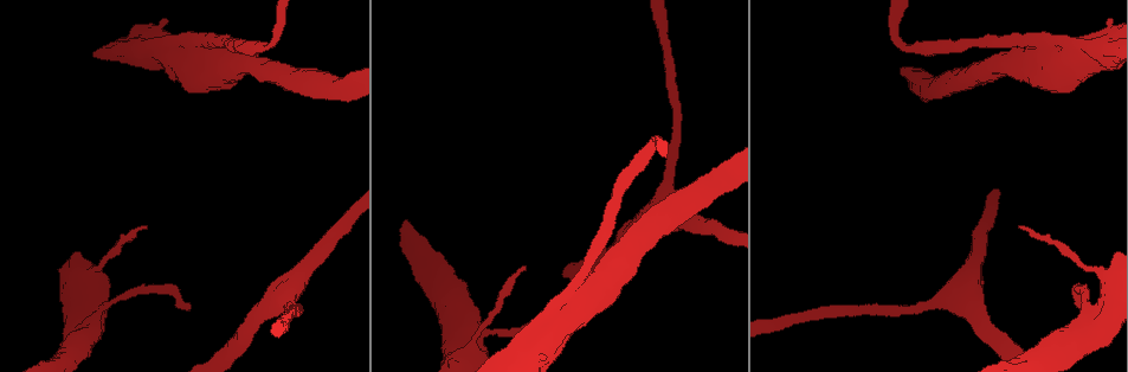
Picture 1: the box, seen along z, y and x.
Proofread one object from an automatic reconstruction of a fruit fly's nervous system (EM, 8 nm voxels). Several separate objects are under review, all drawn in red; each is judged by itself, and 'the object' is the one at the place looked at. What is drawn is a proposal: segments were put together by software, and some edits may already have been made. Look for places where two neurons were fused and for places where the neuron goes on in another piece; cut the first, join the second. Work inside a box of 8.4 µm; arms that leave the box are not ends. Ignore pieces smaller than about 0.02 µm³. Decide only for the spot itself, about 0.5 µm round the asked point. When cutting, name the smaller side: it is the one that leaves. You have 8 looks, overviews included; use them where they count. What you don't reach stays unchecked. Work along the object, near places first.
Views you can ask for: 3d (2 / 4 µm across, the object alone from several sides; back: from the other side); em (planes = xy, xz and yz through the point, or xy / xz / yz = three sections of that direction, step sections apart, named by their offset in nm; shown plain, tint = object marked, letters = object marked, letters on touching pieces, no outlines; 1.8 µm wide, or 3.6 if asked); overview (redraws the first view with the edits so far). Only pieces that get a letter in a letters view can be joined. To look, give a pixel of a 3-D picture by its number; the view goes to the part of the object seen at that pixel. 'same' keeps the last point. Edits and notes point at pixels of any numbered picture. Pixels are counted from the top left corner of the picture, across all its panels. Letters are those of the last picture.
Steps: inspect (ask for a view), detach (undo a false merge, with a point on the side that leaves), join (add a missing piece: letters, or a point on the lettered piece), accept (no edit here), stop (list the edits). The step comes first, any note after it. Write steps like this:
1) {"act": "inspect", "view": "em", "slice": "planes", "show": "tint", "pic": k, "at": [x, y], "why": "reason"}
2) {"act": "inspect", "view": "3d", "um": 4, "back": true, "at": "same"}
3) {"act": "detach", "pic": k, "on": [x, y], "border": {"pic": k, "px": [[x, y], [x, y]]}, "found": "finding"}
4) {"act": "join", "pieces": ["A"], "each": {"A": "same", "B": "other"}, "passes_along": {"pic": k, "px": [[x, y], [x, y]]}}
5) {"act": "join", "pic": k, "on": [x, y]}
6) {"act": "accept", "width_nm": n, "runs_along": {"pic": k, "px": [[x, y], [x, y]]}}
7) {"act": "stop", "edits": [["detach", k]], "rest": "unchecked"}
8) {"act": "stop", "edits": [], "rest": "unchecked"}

{"act": "inspect", "view": "em", "um": 3.6, "slice": "yz", "step": 16, "show": "plain", "pic": 1, "at": [1039, 51], "why": "calibre changes"}

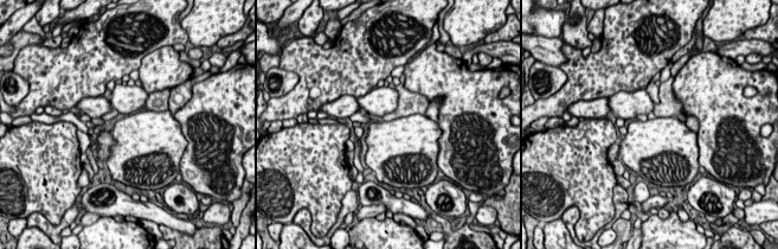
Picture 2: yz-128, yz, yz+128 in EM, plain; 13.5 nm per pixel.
{"act": "inspect", "view": "em", "um": 3.6, "slice": "yz", "step": 16, "show": "tint", "at": "same"}

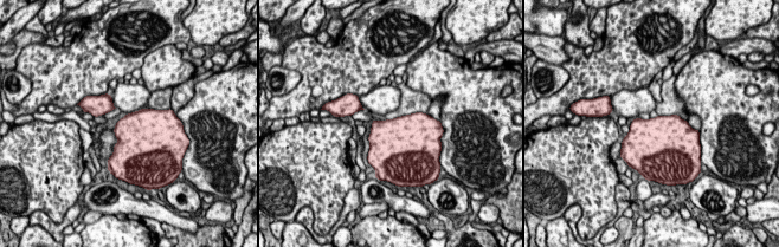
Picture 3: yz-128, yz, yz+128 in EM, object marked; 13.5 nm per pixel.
{"act": "inspect", "view": "em", "um": 3.6, "slice": "yz", "step": 16, "show": "letters", "at": "same", "why": "what lies round it"}

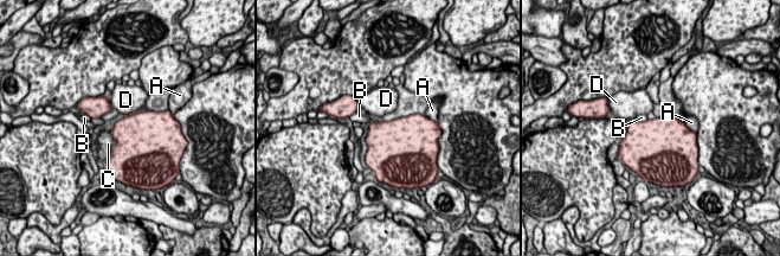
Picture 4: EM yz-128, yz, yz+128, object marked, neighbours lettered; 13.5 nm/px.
{"act": "accept", "each": {"A": "other", "B": "other", "C": "other", "D": "other"}, "border": {"pic": 4, "px": [[140, 109], [124, 115]]}, "found": "continuous, no second neuron"}

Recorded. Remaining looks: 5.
{"act": "inspect", "view": "3d", "um": 2, "pic": 1, "at": [906, 49], "why": "abrupt turn"}

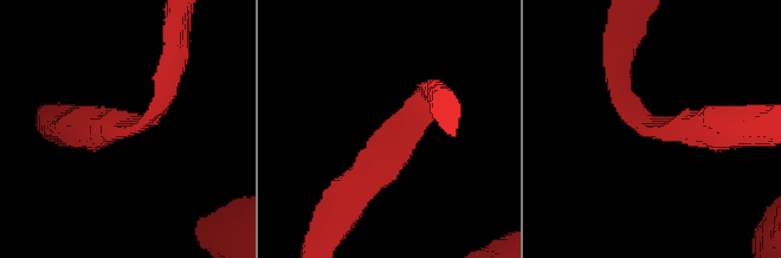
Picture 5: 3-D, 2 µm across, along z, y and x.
{"act": "inspect", "view": "em", "slice": "planes", "show": "plain", "pic": 5, "at": [400, 130], "arm_widths_nm": [180, 280], "why": "need the tissue"}

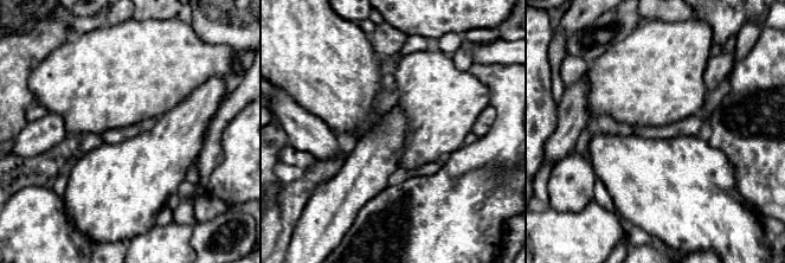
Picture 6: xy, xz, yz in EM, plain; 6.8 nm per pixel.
{"act": "inspect", "view": "em", "slice": "planes", "show": "letters", "at": "same"}

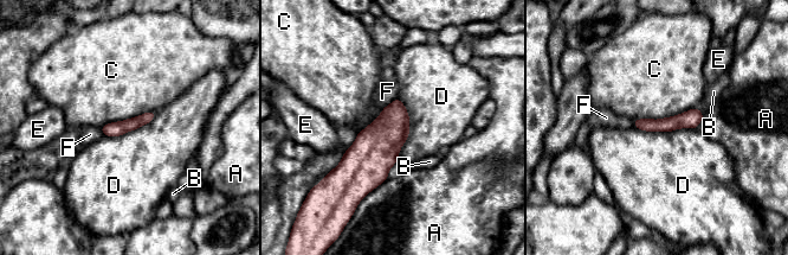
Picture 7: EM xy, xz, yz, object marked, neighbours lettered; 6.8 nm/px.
{"act": "accept", "each": {"A": "other", "B": "other", "C": "other", "D": "other", "E": "other", "F": "other"}, "runs_along": {"pic": 7, "px": [[699, 115], [666, 125], [637, 123]]}, "found": "one neuron here"}

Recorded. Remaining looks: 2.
{"act": "stop", "edits": [], "rest": "unchecked"}

